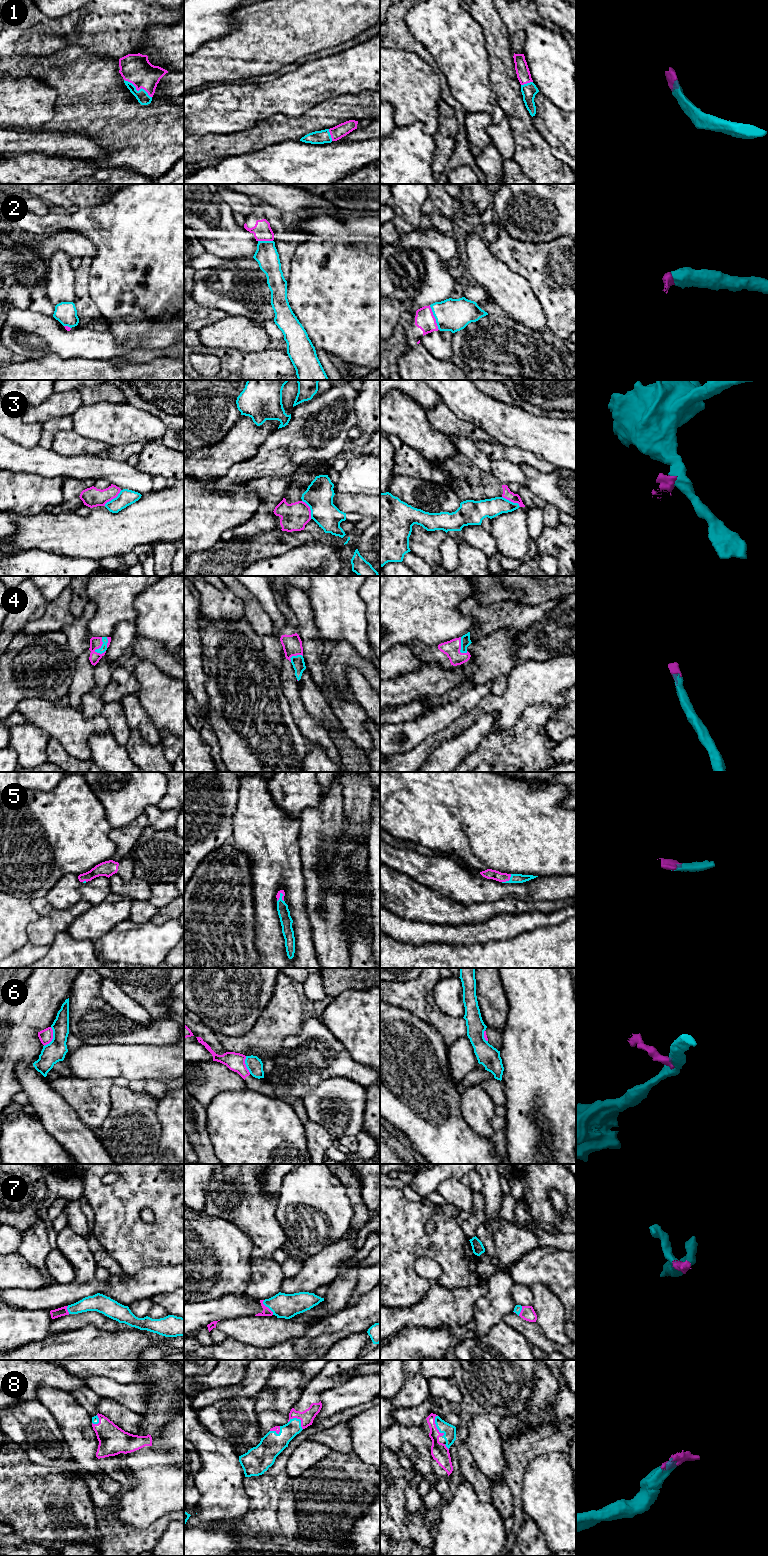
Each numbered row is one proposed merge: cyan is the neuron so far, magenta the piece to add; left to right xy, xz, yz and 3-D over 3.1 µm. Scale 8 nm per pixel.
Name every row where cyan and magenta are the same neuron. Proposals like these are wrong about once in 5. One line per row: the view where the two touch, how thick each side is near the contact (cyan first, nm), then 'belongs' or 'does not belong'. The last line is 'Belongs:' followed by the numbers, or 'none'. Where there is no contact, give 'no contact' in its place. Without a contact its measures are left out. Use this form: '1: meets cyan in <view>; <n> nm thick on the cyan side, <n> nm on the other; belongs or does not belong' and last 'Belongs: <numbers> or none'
1: meets cyan in xy; 100 nm thick on the cyan side, 240 nm on the other; belongs
2: meets cyan in yz; 260 nm thick on the cyan side, 160 nm on the other; belongs
3: meets cyan in xy; 130 nm thick on the cyan side, 160 nm on the other; does not belong
4: meets cyan in xy; 50 nm thick on the cyan side, 100 nm on the other; belongs
5: meets cyan in yz; 80 nm thick on the cyan side, 80 nm on the other; belongs
6: meets cyan in xy; 170 nm thick on the cyan side, 110 nm on the other; does not belong
7: meets cyan in xz; 200 nm thick on the cyan side, 70 nm on the other; belongs
8: meets cyan in yz; 100 nm thick on the cyan side, 140 nm on the other; belongs
Belongs: 1, 2, 4, 5, 7, 8

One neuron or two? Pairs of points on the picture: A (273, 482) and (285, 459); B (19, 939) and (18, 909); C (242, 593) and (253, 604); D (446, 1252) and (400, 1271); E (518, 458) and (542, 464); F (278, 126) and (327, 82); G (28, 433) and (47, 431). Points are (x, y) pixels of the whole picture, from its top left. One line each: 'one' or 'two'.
A: two
B: one
C: one
D: one
E: one
F: two
G: two

